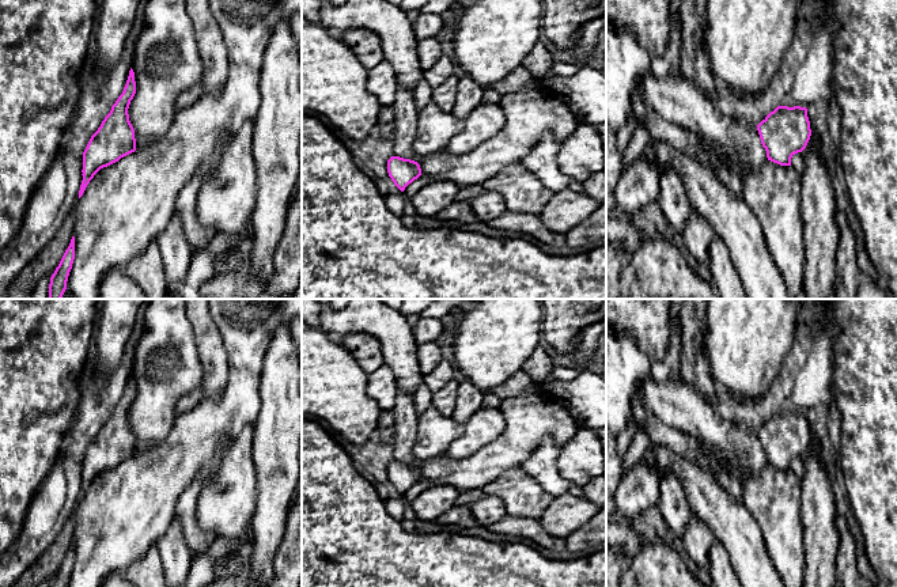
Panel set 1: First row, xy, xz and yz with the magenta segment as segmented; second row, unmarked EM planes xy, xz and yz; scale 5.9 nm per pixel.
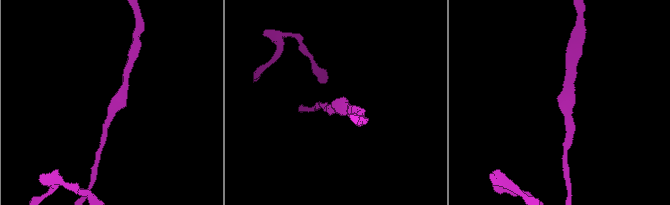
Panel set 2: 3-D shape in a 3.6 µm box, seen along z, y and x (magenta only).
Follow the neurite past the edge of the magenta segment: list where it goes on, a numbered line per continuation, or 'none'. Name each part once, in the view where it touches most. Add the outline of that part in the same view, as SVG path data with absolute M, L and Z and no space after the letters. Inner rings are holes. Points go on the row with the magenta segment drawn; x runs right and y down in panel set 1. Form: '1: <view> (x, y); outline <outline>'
none

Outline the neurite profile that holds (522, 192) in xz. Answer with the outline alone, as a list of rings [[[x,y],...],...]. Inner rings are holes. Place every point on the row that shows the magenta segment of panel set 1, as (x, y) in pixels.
[[[522,163],[507,166],[482,183],[487,192],[499,193],[510,212],[540,216],[552,192]]]

